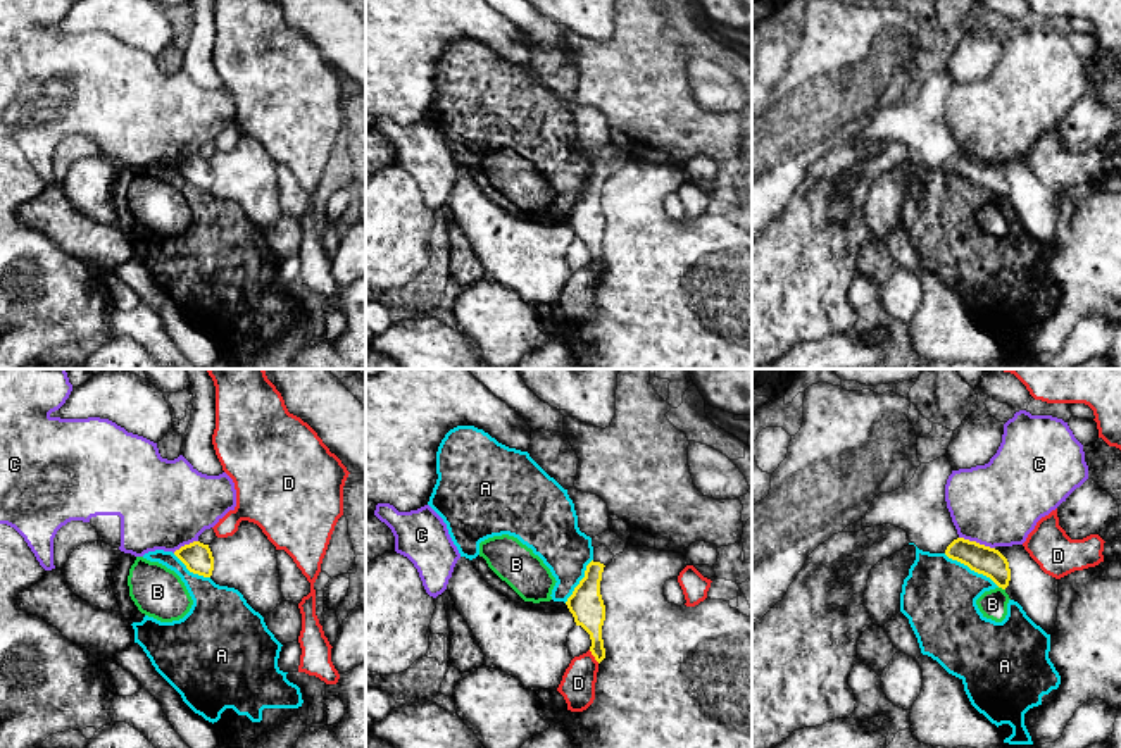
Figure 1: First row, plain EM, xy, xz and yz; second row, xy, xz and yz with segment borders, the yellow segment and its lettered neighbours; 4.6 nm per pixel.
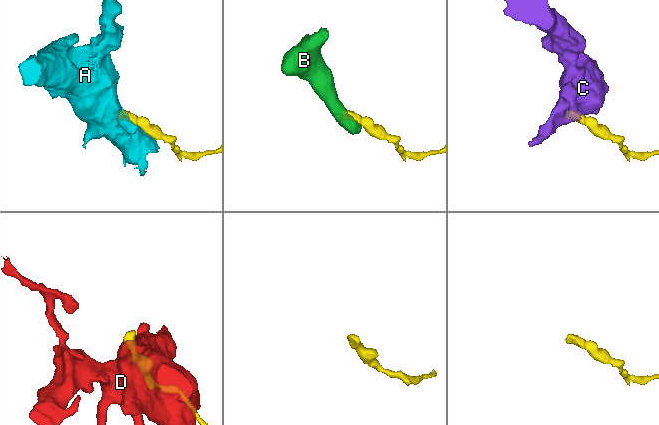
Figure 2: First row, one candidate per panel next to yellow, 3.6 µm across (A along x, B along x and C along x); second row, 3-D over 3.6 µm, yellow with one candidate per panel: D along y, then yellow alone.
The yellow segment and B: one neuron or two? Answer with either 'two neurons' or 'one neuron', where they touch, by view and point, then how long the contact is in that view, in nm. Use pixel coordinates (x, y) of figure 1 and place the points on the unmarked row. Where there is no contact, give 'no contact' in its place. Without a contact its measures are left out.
two neurons | yz (1002, 202) | 40 nm

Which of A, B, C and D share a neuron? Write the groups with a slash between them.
A B / C / D

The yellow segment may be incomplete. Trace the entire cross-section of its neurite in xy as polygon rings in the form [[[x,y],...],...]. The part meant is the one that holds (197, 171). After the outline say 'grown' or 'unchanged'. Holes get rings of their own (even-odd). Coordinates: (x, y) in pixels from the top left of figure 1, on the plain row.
[[[193,155],[176,164],[174,169],[186,179],[190,186],[204,190],[204,191],[212,190],[214,171],[209,159]]]; unchanged

